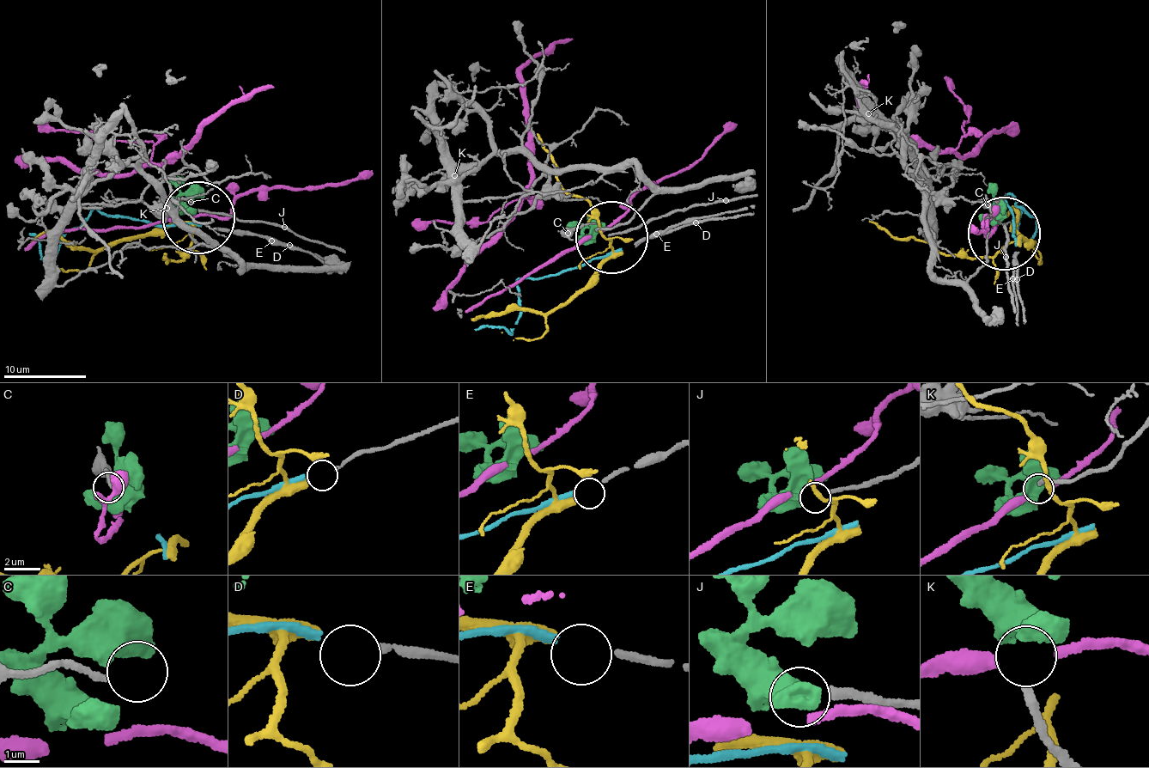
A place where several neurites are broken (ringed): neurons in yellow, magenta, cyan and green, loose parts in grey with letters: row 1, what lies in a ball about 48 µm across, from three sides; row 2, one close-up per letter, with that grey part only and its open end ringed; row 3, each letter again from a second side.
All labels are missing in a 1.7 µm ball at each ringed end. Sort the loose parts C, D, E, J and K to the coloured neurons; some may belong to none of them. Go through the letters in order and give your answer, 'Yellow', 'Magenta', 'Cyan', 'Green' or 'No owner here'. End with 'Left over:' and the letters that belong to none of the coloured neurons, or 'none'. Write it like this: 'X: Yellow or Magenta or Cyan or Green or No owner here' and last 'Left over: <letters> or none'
C: No owner here
D: No owner here
E: Cyan
J: No owner here
K: Green
Left over: C, D, J

